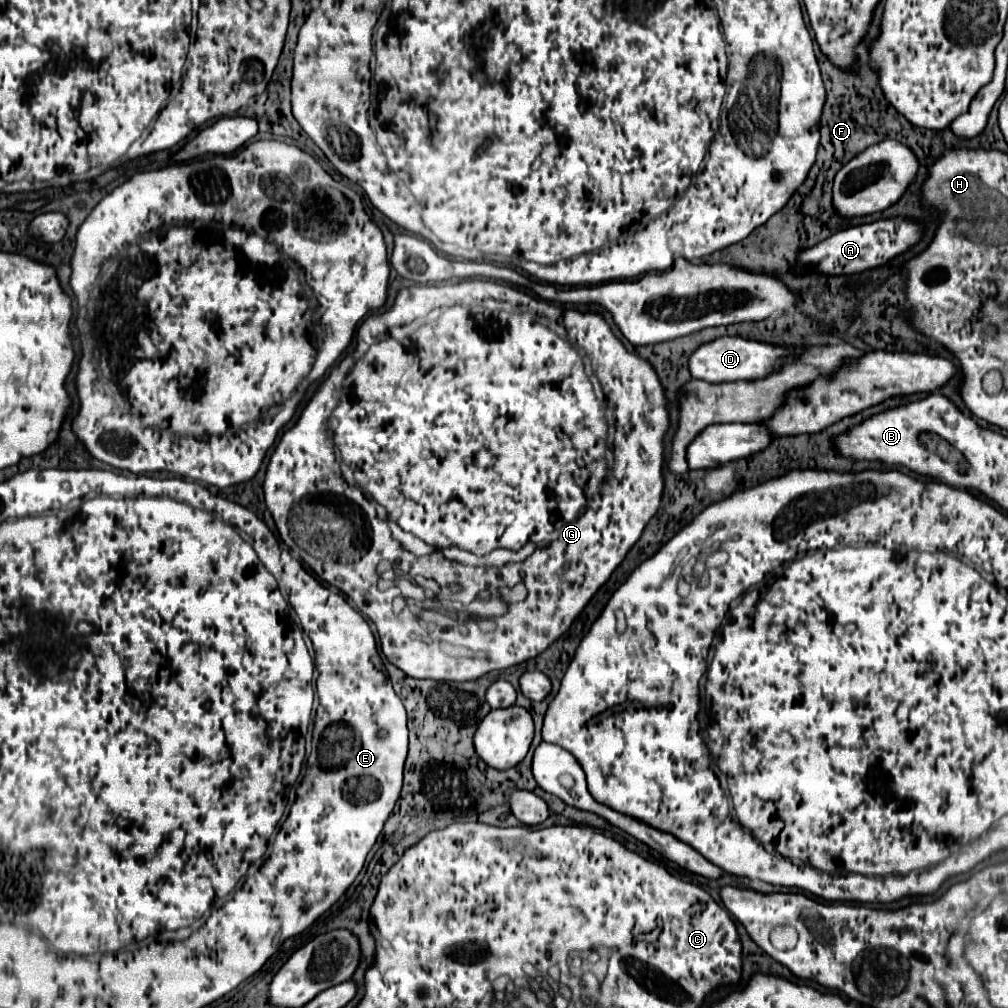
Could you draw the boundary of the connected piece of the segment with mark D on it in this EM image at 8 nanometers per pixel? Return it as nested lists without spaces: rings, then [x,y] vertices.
[[[721,336],[717,340],[711,340],[709,344],[701,344],[693,356],[689,356],[689,372],[693,378],[717,384],[717,382],[729,382],[729,380],[757,380],[767,376],[773,368],[777,368],[779,360],[787,354],[791,354],[793,348],[779,348],[765,342],[745,340],[739,336]]]

